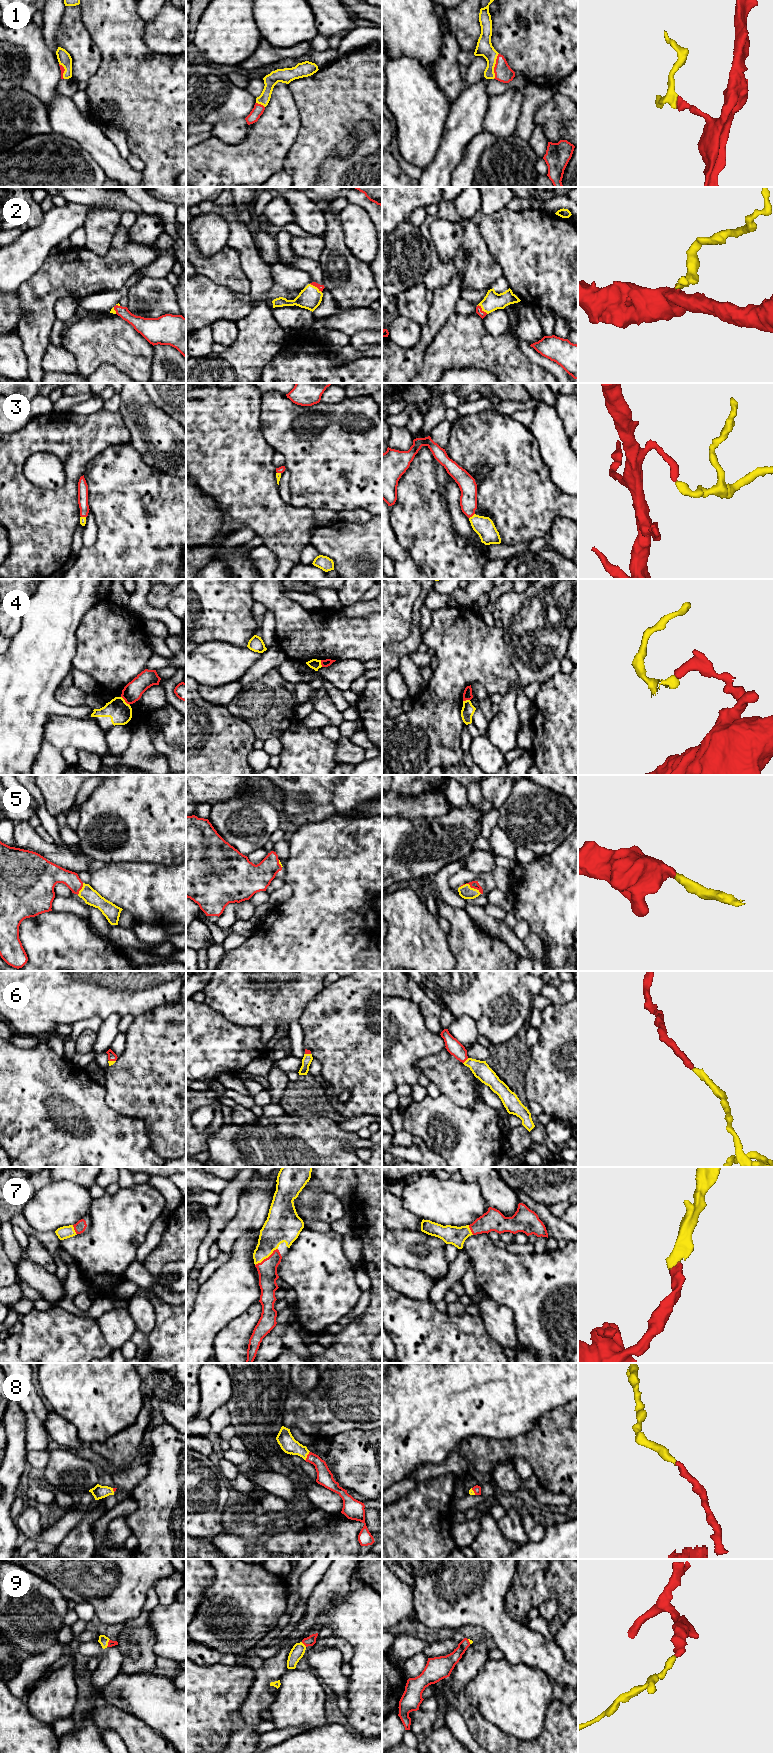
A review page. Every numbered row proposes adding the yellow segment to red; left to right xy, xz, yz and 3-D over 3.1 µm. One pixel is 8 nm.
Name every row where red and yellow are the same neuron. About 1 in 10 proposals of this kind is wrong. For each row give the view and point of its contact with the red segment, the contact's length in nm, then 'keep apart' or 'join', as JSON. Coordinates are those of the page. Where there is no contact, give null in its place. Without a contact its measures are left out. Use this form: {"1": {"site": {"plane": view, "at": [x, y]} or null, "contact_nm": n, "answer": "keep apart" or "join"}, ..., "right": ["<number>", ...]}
{"1": {"site": {"plane": "yz", "at": [495, 66]}, "contact_nm": 220, "answer": "join"}, "2": {"site": {"plane": "yz", "at": [481, 309]}, "contact_nm": 110, "answer": "join"}, "3": {"site": {"plane": "yz", "at": [471, 516]}, "contact_nm": 60, "answer": "join"}, "4": {"site": {"plane": "xy", "at": [125, 701]}, "contact_nm": 100, "answer": "keep apart"}, "5": {"site": {"plane": "yz", "at": [471, 887]}, "contact_nm": 190, "answer": "join"}, "6": {"site": {"plane": "yz", "at": [465, 1060]}, "contact_nm": 60, "answer": "join"}, "7": {"site": {"plane": "xz", "at": [266, 1258]}, "contact_nm": 240, "answer": "join"}, "8": {"site": {"plane": "xz", "at": [307, 1456]}, "contact_nm": 90, "answer": "join"}, "9": {"site": {"plane": "xz", "at": [304, 1644]}, "contact_nm": 60, "answer": "join"}, "right": ["1", "2", "3", "5", "6", "7", "8", "9"]}

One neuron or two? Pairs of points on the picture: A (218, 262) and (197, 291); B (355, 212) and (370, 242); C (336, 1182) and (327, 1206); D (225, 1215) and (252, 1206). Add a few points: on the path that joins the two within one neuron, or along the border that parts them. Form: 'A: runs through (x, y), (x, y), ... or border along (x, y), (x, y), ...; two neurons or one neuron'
A: border along (198, 274), (203, 274), (216, 283), (228, 287); two neurons
B: runs through (355, 219), (359, 231), (363, 235); one neuron
C: border along (312, 1181), (322, 1189), (332, 1192), (340, 1199); two neurons
D: border along (241, 1195), (235, 1215), (222, 1230); two neurons

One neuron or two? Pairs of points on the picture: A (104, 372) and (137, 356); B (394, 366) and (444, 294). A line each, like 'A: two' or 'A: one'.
A: two
B: one

